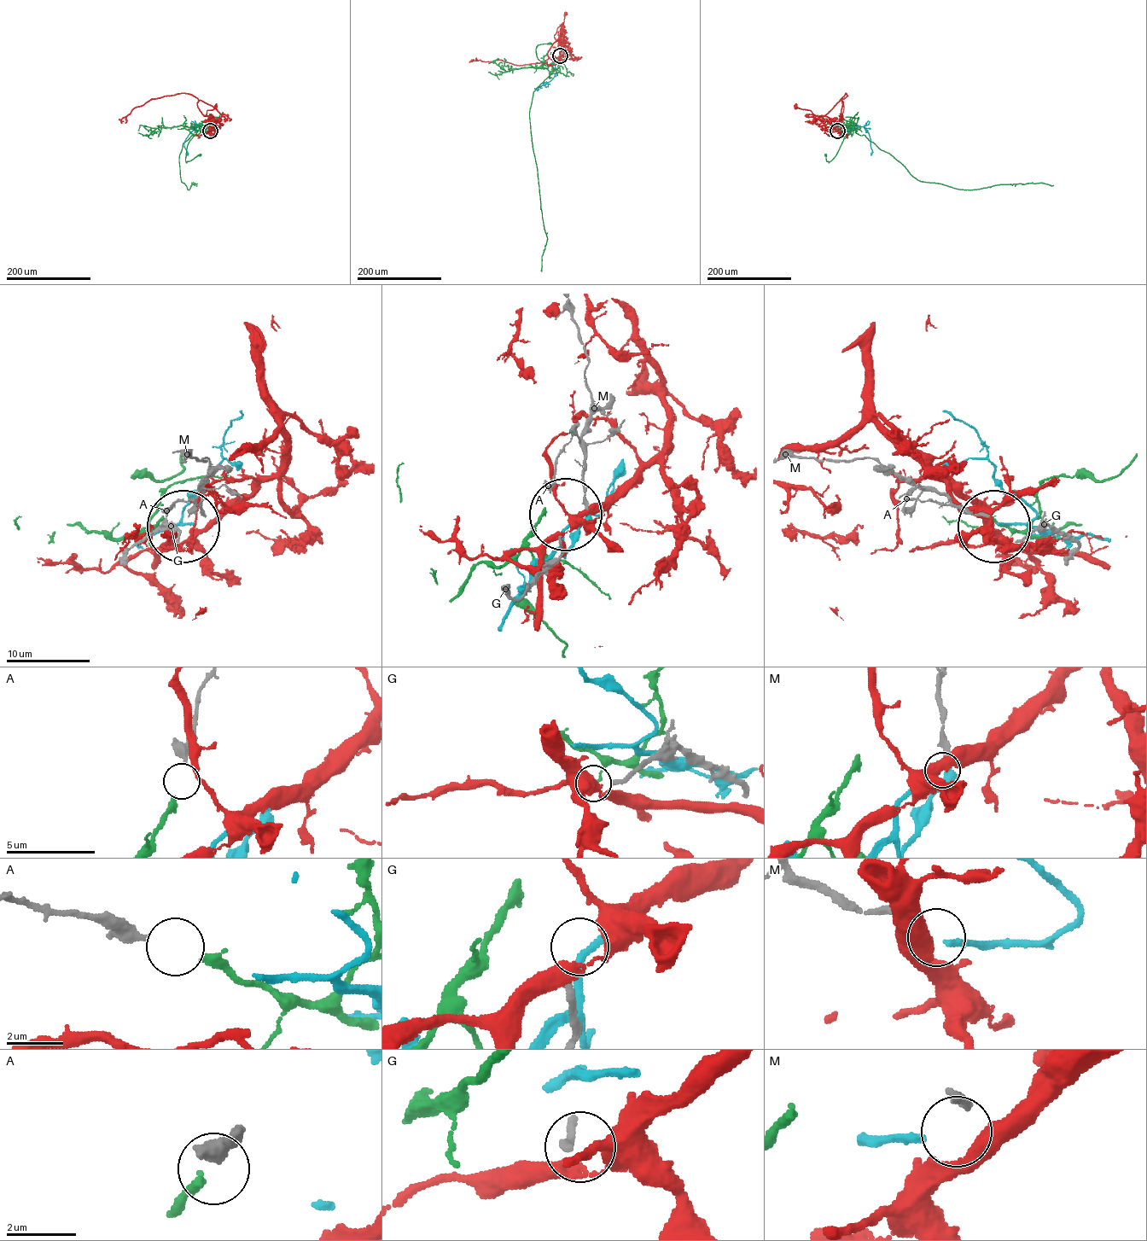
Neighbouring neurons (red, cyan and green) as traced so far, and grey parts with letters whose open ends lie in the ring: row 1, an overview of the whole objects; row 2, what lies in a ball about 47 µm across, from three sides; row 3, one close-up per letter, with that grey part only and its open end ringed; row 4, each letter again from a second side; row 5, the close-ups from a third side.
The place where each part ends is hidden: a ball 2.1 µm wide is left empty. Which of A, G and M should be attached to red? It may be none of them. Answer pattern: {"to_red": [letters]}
{"to_red": []}

